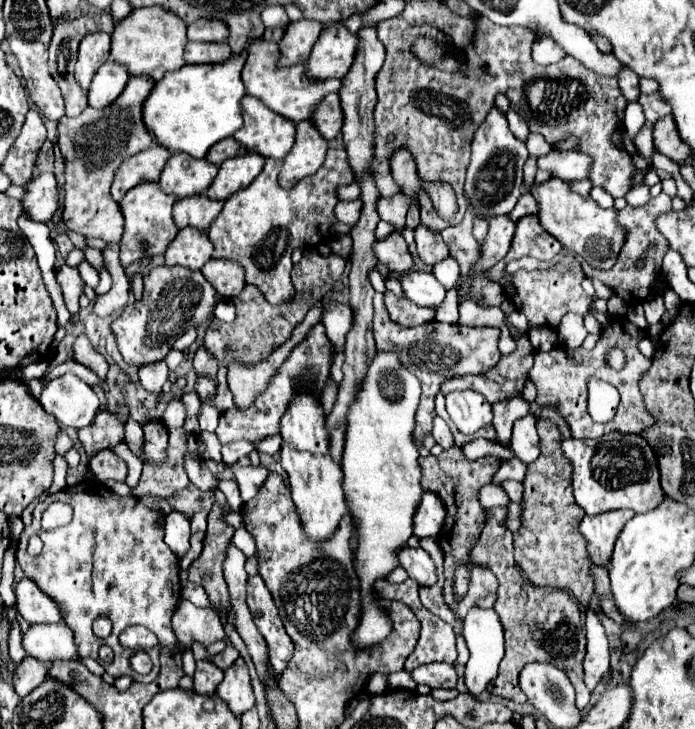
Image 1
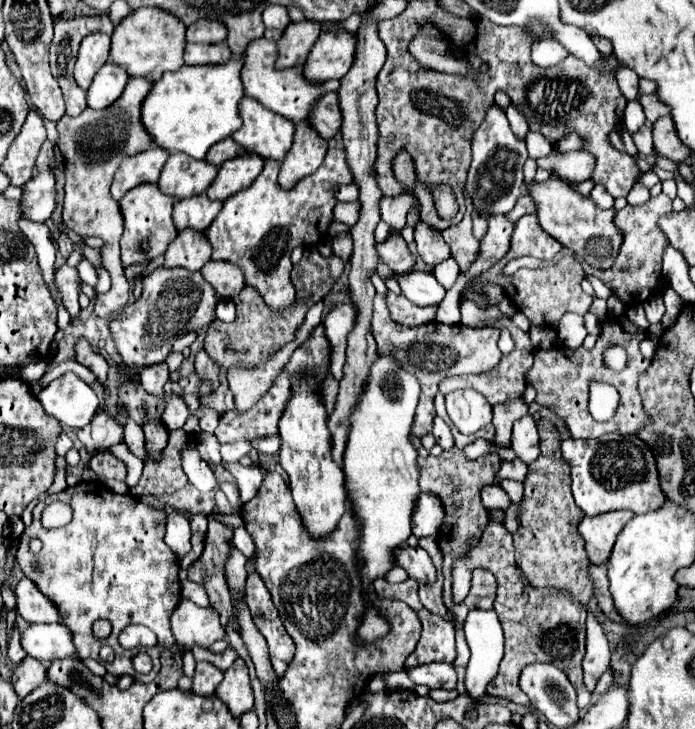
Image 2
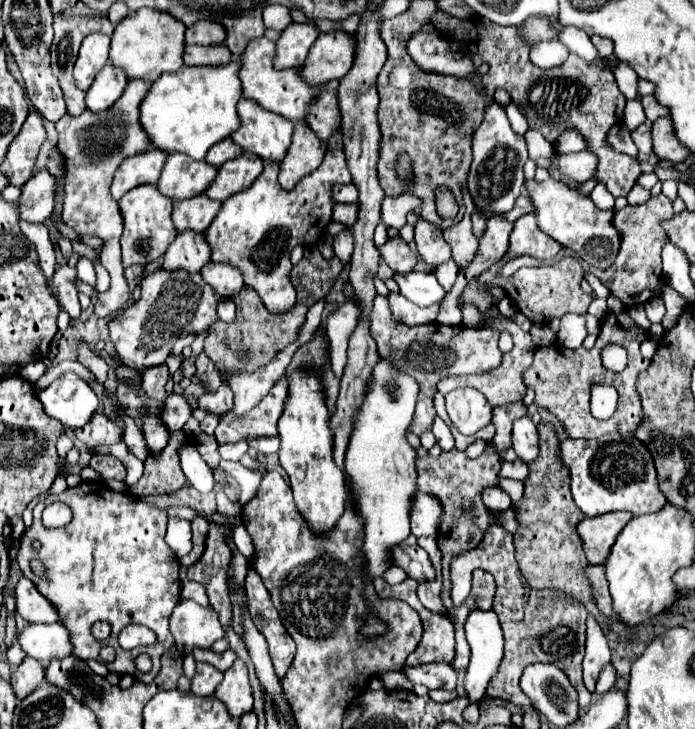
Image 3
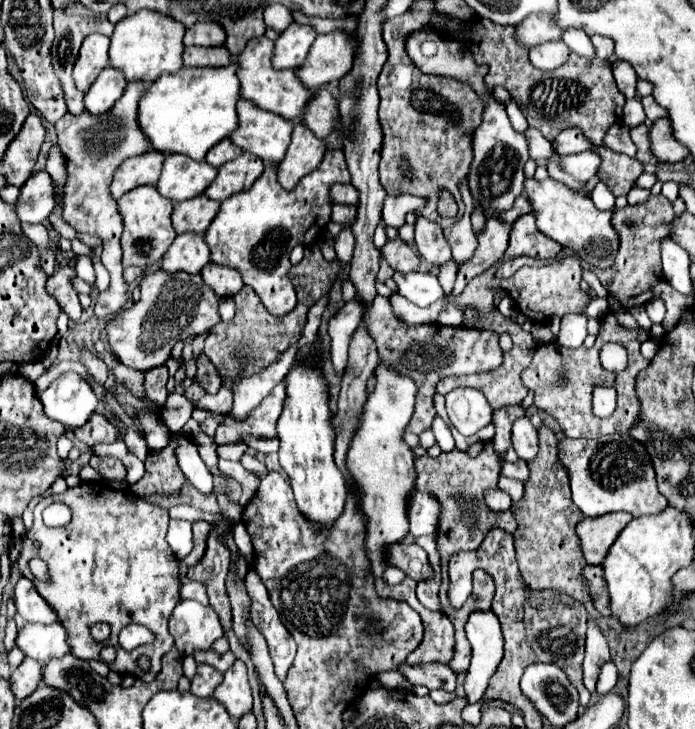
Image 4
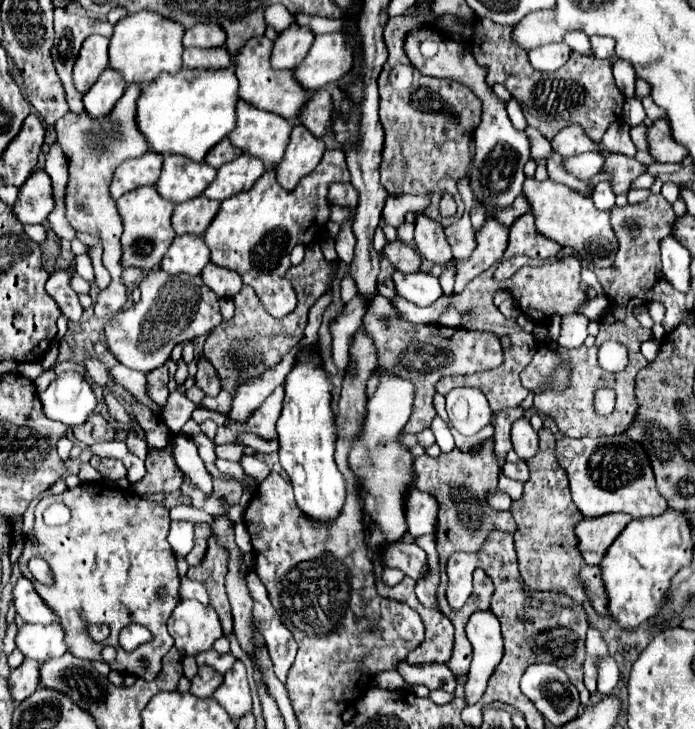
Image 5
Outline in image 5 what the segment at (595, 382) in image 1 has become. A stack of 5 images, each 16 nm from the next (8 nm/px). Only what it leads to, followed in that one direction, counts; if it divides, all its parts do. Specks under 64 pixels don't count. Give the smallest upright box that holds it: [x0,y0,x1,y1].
[594,388,614,416]

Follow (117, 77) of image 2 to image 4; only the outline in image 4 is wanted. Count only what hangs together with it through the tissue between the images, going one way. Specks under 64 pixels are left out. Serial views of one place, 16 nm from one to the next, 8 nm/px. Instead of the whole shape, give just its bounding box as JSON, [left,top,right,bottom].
[84,64,126,114]

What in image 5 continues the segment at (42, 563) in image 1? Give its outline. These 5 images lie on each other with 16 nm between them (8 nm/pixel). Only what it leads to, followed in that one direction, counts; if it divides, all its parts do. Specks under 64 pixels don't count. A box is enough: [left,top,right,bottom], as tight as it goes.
[18,482,180,682]

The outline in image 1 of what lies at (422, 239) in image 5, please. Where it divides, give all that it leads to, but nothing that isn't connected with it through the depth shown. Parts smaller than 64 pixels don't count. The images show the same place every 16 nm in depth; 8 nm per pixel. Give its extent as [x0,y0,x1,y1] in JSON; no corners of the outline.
[416,224,448,266]

